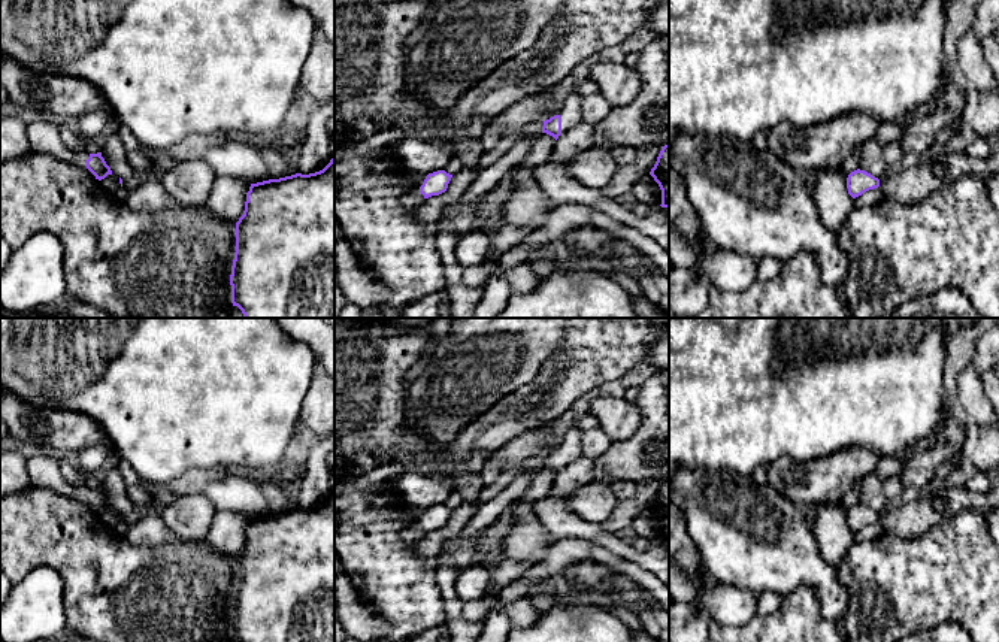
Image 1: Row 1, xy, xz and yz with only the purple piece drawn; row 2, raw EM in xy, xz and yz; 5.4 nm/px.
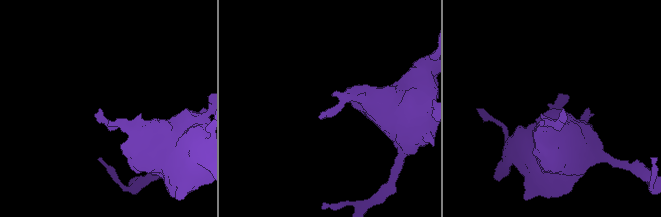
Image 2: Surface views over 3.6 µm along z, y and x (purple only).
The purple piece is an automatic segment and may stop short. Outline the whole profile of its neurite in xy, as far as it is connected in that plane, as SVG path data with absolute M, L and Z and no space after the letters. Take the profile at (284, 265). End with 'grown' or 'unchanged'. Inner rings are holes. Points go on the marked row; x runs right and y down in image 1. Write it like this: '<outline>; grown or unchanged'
M334 158L320 172L251 184L243 215L236 222L236 252L230 275L231 303L245 318L334 318Z; unchanged

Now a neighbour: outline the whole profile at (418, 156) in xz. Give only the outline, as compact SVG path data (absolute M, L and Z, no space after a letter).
M415 137L402 139L399 155L409 172L423 175L444 170L454 158L452 149L446 143Z

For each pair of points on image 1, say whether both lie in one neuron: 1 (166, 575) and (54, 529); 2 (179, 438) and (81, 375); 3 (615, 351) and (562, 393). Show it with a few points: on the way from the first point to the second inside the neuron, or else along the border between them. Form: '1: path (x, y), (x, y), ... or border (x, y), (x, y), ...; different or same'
1: path (138, 575), (108, 575), (82, 550); same
2: path (154, 412), (127, 385), (105, 385); same
3: path (602, 353), (575, 379); same

